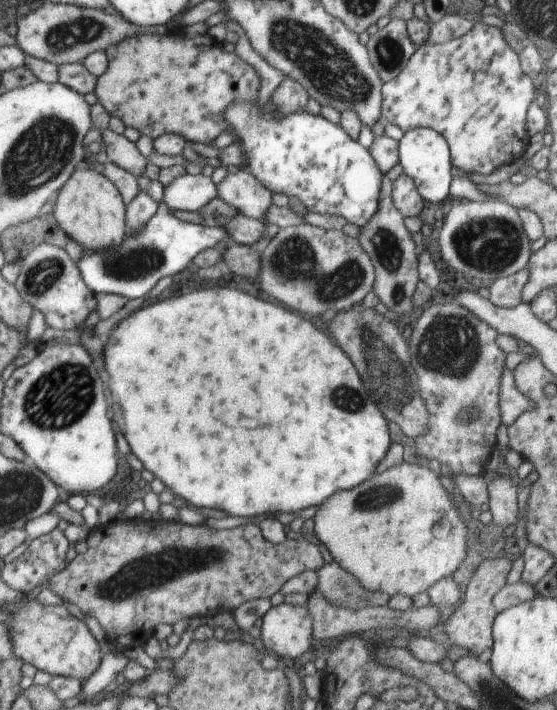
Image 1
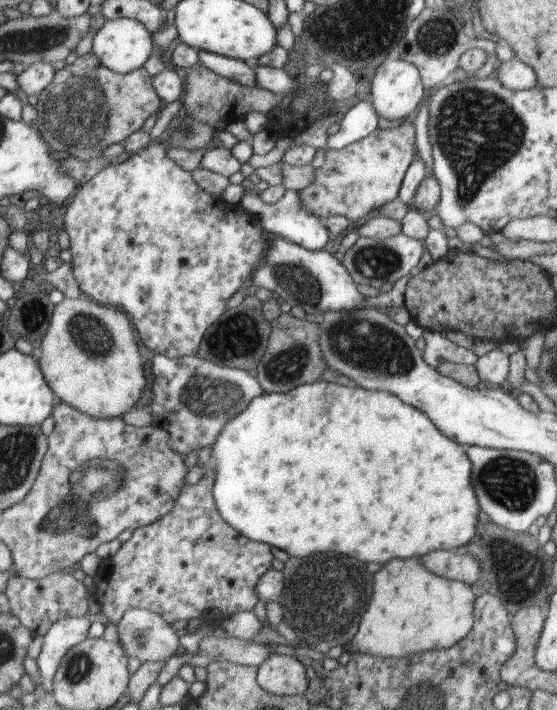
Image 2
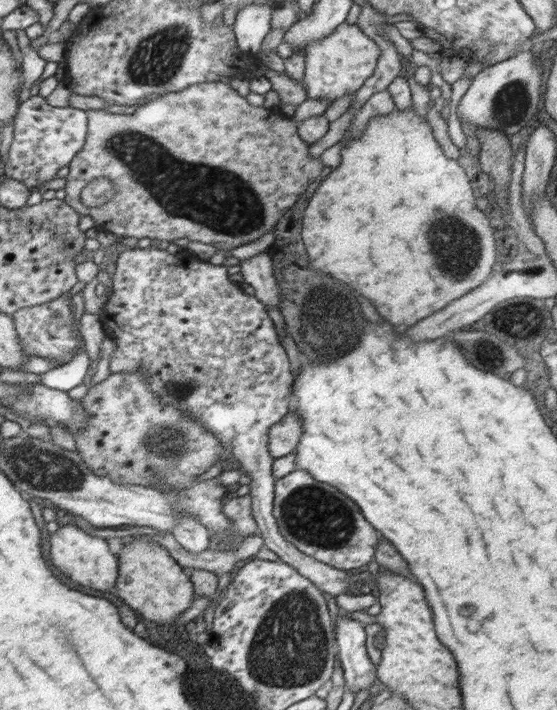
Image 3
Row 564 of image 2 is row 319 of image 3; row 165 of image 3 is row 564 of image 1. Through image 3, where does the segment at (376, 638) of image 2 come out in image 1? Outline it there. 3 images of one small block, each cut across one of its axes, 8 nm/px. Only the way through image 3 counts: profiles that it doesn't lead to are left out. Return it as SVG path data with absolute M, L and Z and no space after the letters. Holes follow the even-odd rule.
M405 461L380 474L374 473L358 488L338 491L318 507L312 517L314 534L329 550L333 561L342 570L356 576L362 588L391 597L403 594L413 599L442 578L452 576L468 551L466 524L442 486L440 477L428 466Z

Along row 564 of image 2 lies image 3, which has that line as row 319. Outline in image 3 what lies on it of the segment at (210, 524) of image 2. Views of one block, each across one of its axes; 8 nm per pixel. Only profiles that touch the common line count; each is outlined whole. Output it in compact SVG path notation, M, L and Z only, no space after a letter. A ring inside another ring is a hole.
M136 246L125 248L115 263L113 291L104 300L100 314L97 314L105 334L118 346L110 358L110 372L146 373L149 387L165 403L188 411L204 428L216 435L223 449L225 446L232 447L232 457L240 462L240 468L251 478L248 496L252 498L252 514L258 534L264 539L264 546L277 554L280 561L295 568L326 595L351 594L356 588L363 594L371 593L371 579L348 581L348 576L354 574L347 574L346 570L301 553L282 537L274 518L276 479L272 473L274 459L268 452L269 430L287 416L294 377L267 308L255 296L244 293L241 284L232 282L226 267L214 266L190 254L172 254L172 250Z

